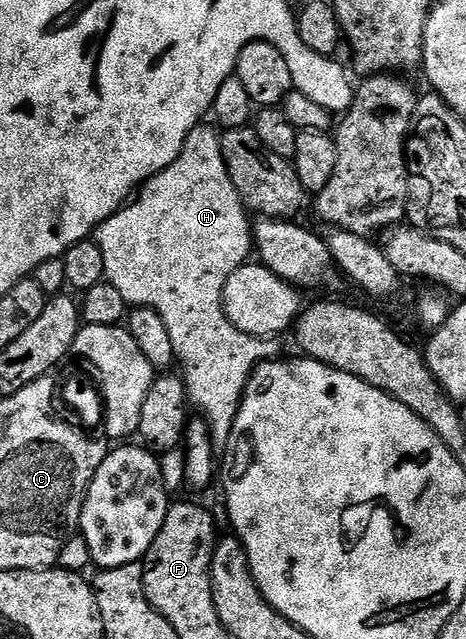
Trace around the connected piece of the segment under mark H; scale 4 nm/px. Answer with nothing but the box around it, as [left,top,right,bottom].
[99,124,280,450]

